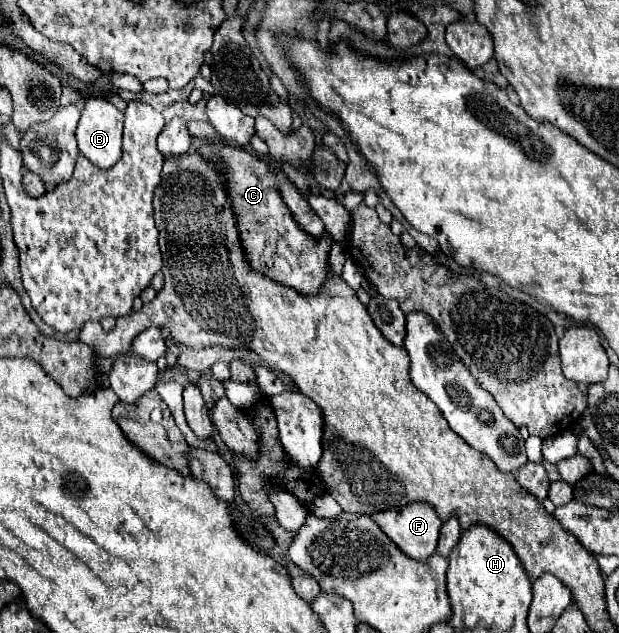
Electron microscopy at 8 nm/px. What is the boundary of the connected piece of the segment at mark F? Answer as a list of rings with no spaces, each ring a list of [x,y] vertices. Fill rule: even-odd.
[[[411,503],[405,509],[389,509],[373,515],[375,523],[387,533],[395,545],[413,559],[427,559],[435,553],[441,519],[431,503]]]

